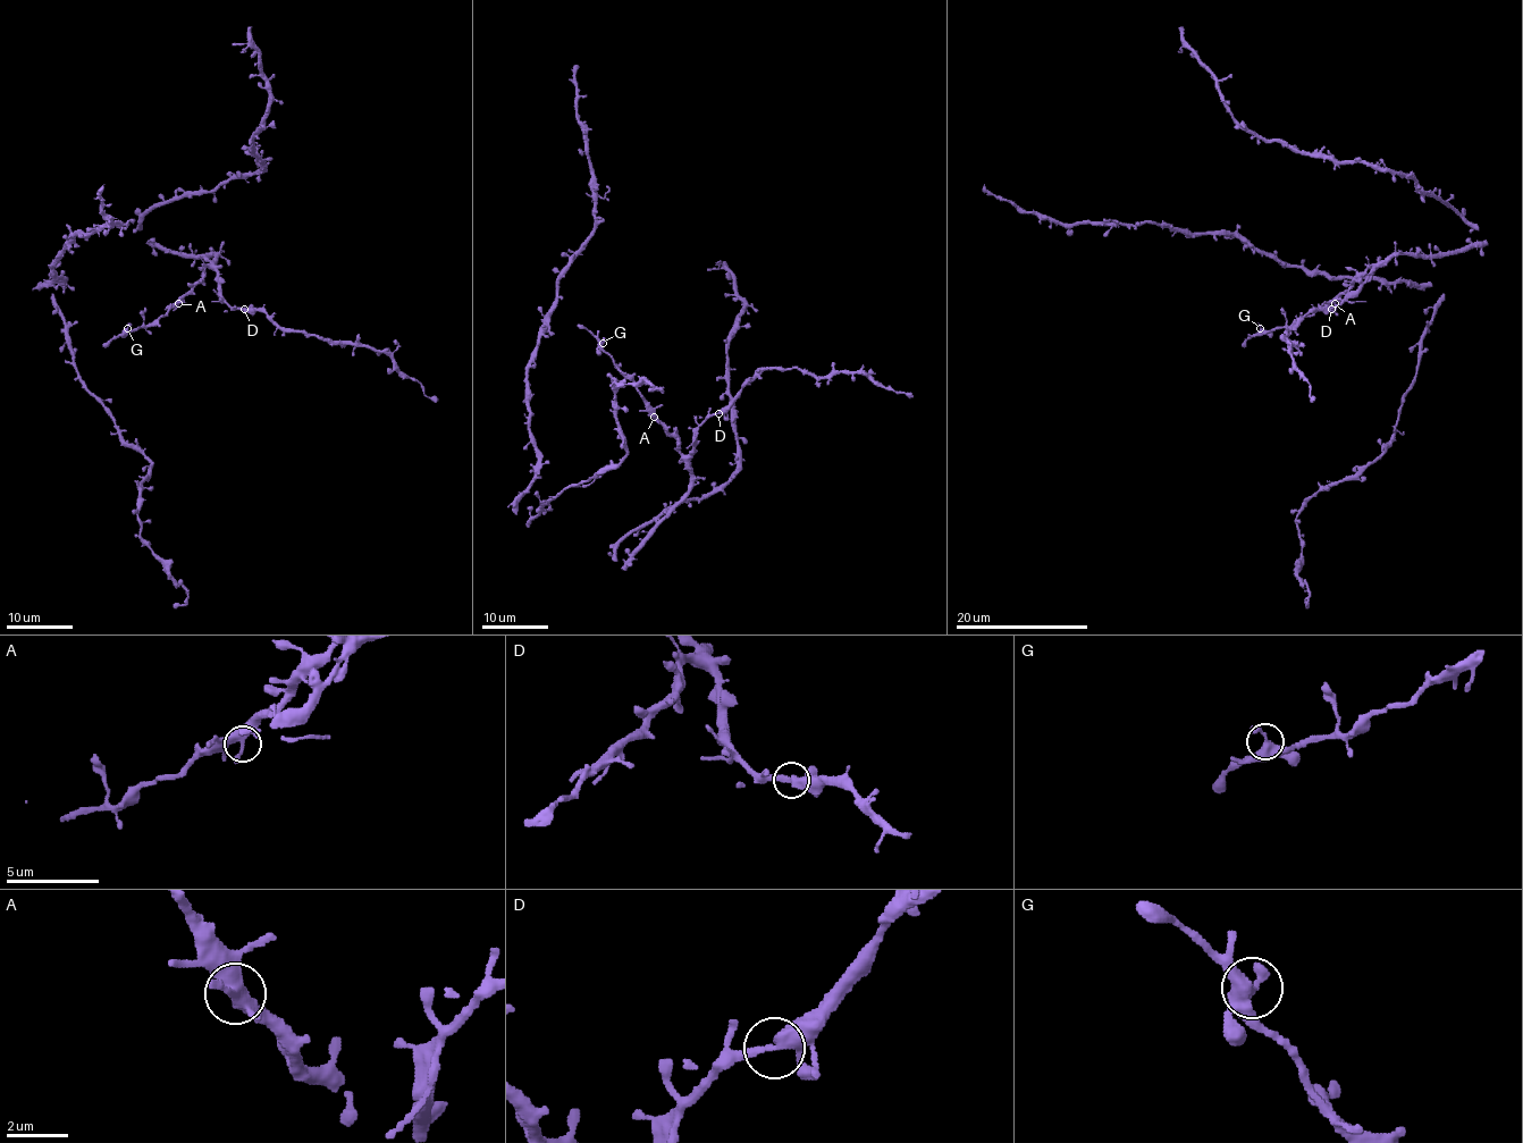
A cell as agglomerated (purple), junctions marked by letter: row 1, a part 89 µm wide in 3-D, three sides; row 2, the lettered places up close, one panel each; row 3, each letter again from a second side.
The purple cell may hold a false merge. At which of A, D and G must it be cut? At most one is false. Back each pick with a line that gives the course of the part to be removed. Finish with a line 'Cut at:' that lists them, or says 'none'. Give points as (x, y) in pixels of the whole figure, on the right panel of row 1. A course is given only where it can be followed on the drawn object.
Cut at: none

